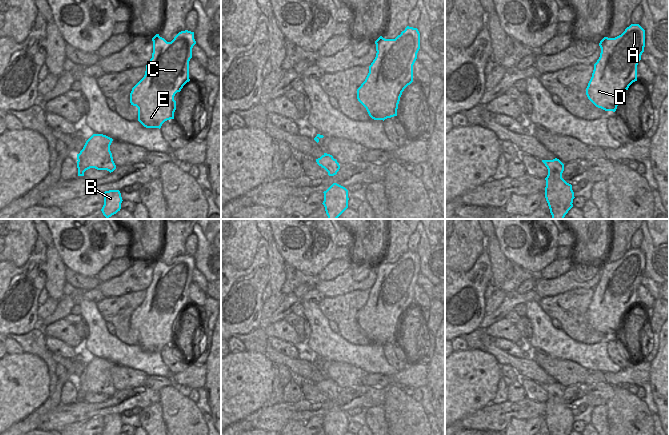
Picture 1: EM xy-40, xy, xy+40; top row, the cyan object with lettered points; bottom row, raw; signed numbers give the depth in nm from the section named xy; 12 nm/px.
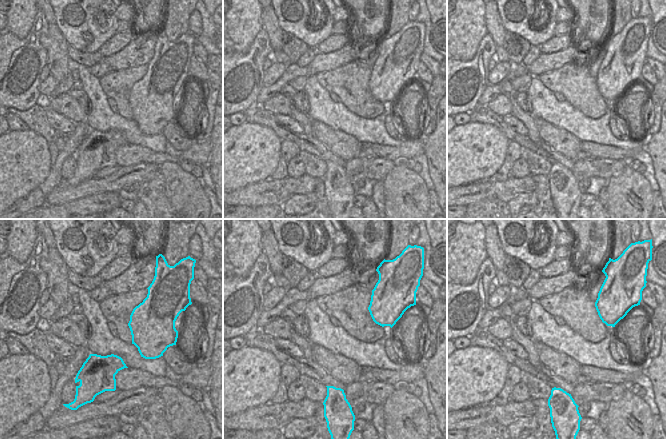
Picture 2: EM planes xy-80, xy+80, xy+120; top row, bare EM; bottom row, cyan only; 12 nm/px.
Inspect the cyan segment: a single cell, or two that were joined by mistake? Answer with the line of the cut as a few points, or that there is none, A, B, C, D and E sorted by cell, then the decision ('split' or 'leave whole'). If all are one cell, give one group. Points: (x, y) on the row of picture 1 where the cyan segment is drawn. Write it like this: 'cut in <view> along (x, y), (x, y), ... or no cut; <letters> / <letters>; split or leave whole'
no cut; A B C D E; leave whole

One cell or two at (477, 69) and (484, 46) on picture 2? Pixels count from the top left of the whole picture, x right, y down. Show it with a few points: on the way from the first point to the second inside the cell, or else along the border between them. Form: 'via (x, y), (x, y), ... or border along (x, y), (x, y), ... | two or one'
via (479, 63), (484, 52) | one

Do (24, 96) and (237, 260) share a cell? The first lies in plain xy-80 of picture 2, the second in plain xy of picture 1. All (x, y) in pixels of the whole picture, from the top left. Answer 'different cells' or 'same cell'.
different cells

